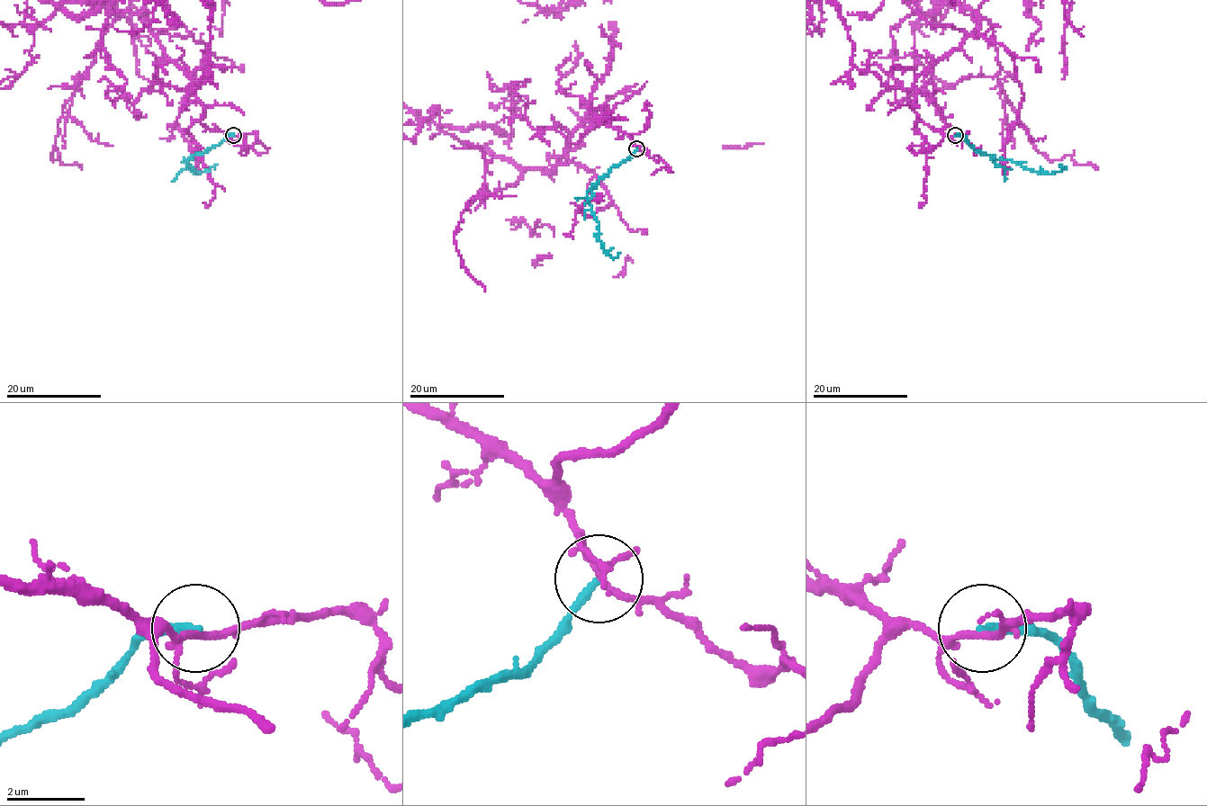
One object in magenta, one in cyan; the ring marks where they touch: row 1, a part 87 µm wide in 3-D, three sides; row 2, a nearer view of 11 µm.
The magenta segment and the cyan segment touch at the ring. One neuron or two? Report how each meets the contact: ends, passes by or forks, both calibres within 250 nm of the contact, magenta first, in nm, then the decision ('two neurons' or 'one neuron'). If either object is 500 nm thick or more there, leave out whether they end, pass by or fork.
magenta passes by; cyan ends; calibres 160 and 220 nm; two neurons

